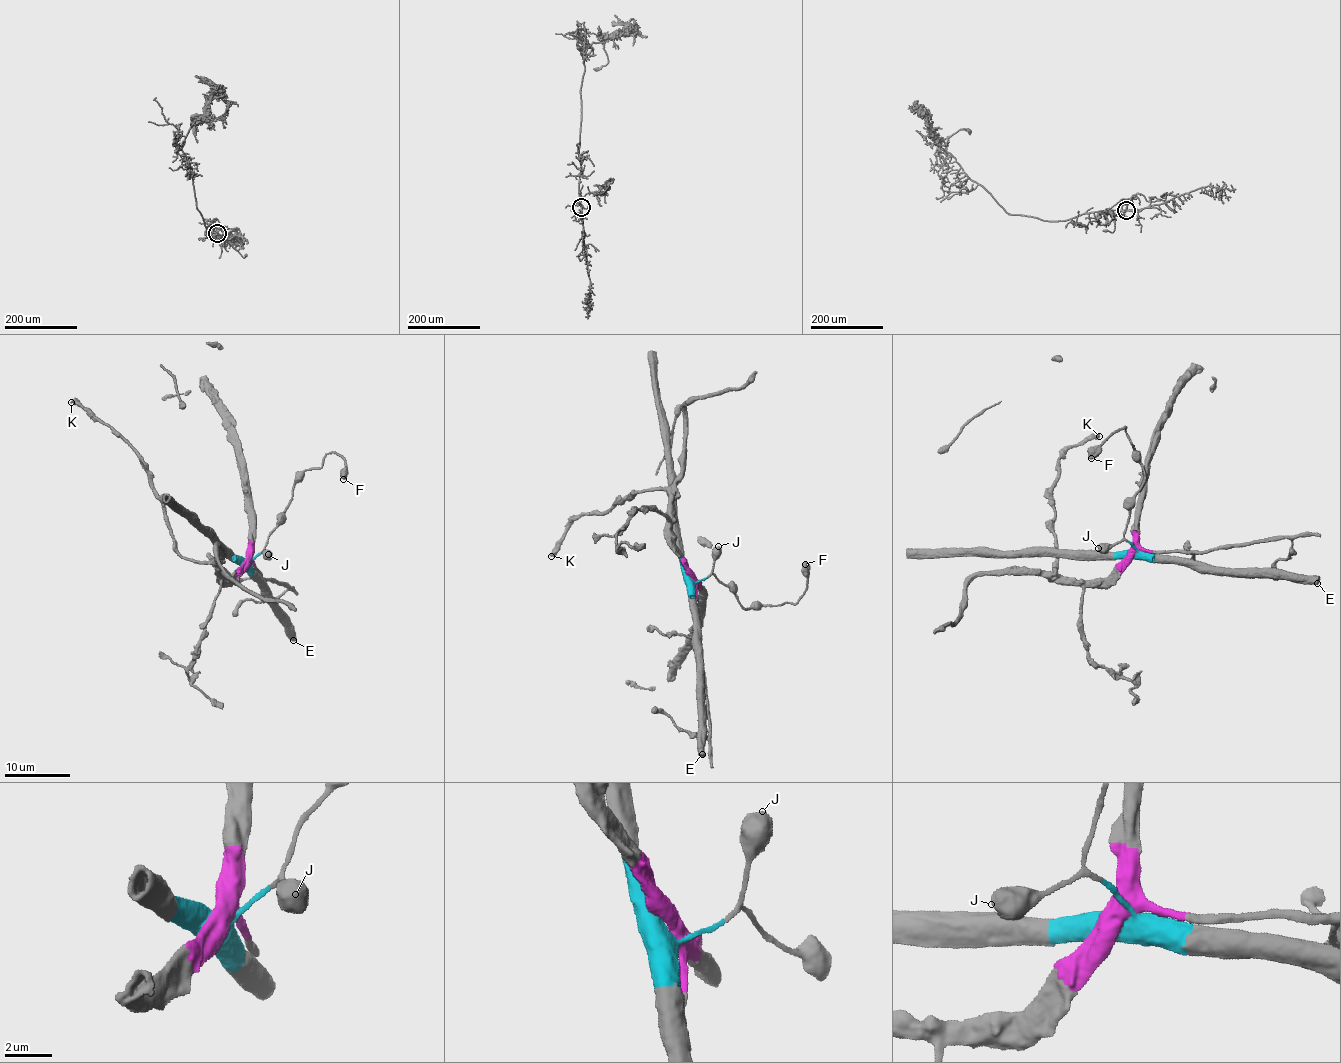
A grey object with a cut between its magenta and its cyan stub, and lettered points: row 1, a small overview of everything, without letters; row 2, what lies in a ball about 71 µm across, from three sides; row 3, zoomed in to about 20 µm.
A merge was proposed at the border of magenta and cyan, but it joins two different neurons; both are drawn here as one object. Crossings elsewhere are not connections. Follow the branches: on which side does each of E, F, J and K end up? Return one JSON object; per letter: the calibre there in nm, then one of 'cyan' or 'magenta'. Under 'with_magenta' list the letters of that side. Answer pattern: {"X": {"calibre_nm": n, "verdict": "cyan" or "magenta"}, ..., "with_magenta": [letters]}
{"E": {"calibre_nm": 550, "verdict": "cyan"}, "F": {"calibre_nm": 650, "verdict": "cyan"}, "J": {"calibre_nm": 700, "verdict": "cyan"}, "K": {"calibre_nm": 400, "verdict": "magenta"}, "with_magenta": ["K"]}

